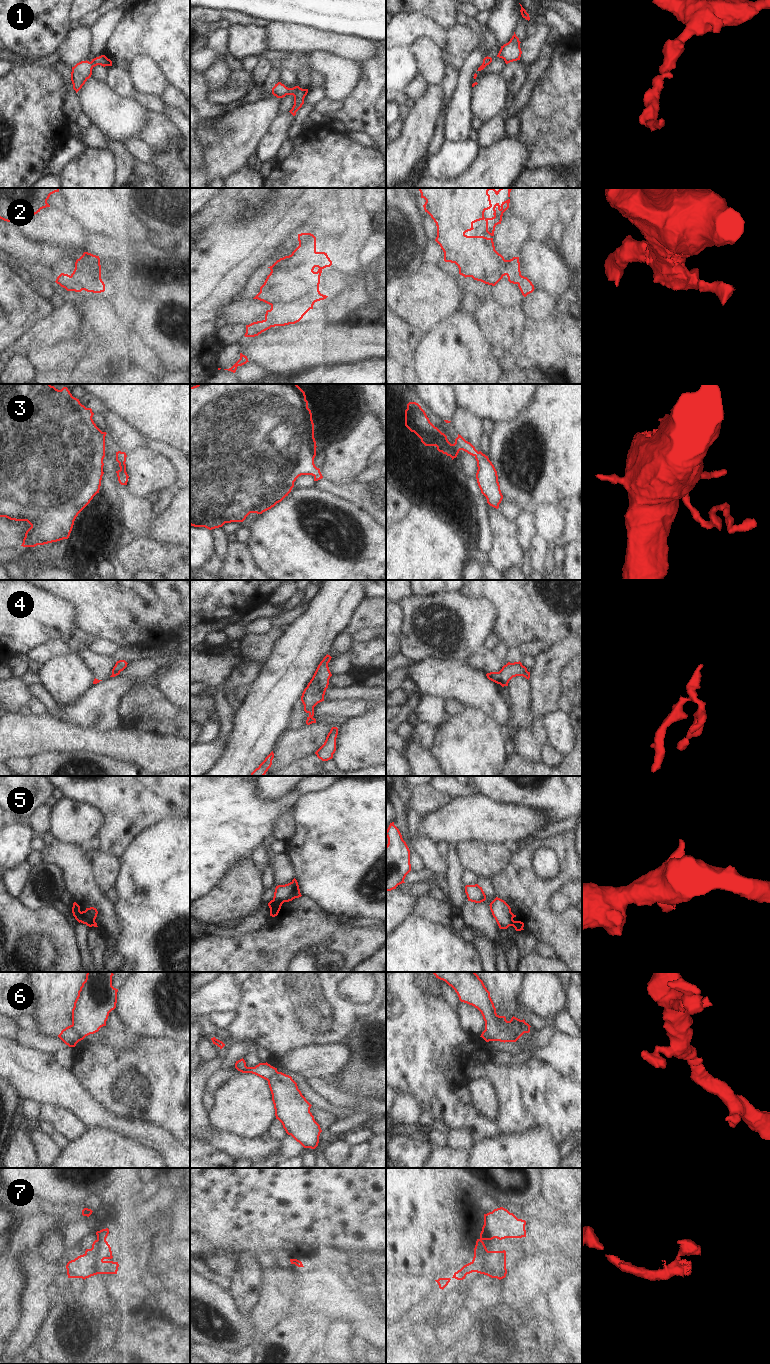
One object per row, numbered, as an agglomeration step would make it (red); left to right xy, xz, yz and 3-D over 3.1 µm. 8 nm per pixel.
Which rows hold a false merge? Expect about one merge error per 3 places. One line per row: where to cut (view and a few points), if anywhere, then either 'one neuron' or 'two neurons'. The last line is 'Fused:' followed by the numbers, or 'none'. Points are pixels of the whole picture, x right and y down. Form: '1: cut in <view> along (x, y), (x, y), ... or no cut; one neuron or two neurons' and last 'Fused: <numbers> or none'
1: no cut; one neuron
2: no cut; one neuron
3: no cut; one neuron
4: cut in xz along (309, 716), (312, 717); two neurons
5: cut in xy along (83, 911), (85, 915), (80, 917), (80, 921); two neurons
6: cut in xy along (71, 1025), (82, 1039); two neurons
7: cut in xy along (97, 1239), (105, 1240); two neurons
Fused: 4, 5, 6, 7

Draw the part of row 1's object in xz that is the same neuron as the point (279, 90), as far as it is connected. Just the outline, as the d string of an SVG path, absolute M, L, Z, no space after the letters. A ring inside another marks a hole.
M281 82L275 84L272 88L272 94L277 98L283 98L286 95L294 96L294 105L292 109L289 111L293 116L296 115L296 112L302 107L304 104L304 98L308 93L308 89L302 89L299 86L295 86L293 88L288 88Z

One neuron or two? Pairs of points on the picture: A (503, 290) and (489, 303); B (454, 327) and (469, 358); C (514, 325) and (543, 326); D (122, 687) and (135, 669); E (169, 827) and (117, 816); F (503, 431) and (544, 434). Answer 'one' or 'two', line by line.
A: two
B: one
C: two
D: two
E: two
F: one

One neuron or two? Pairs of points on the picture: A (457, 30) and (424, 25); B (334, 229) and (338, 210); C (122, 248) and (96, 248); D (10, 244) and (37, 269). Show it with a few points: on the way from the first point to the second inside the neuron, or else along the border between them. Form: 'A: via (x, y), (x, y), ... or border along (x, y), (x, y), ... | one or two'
A: via (449, 32), (436, 32), (432, 29) | one
B: via (335, 224), (336, 215) | one
C: via (116, 248), (102, 248) | one
D: border along (10, 253), (17, 258), (39, 262), (52, 268) | two

